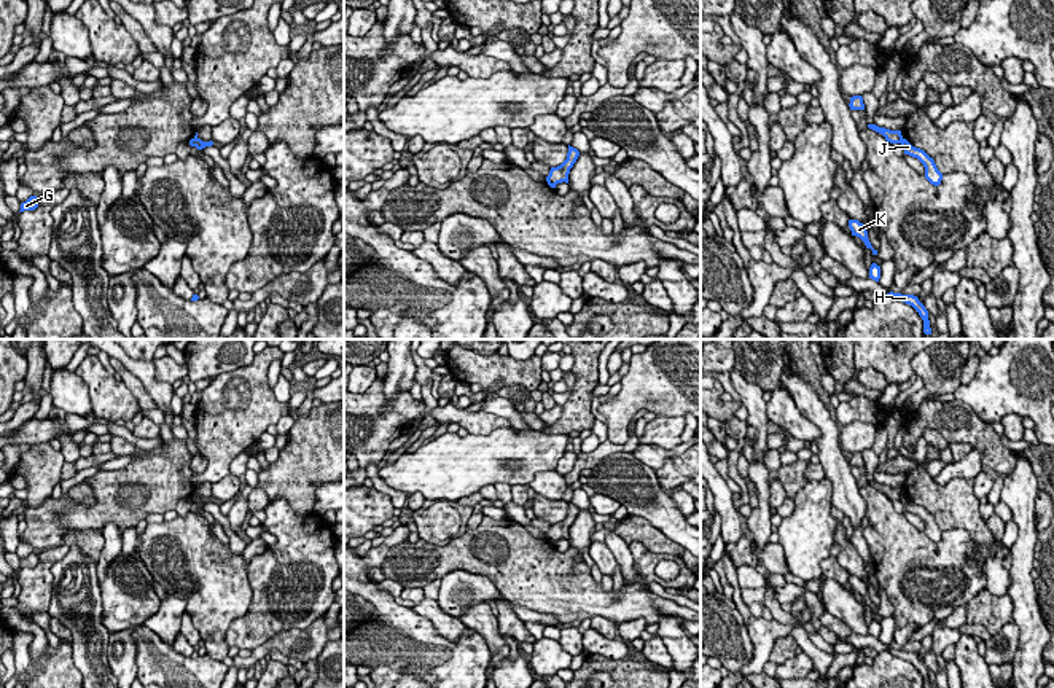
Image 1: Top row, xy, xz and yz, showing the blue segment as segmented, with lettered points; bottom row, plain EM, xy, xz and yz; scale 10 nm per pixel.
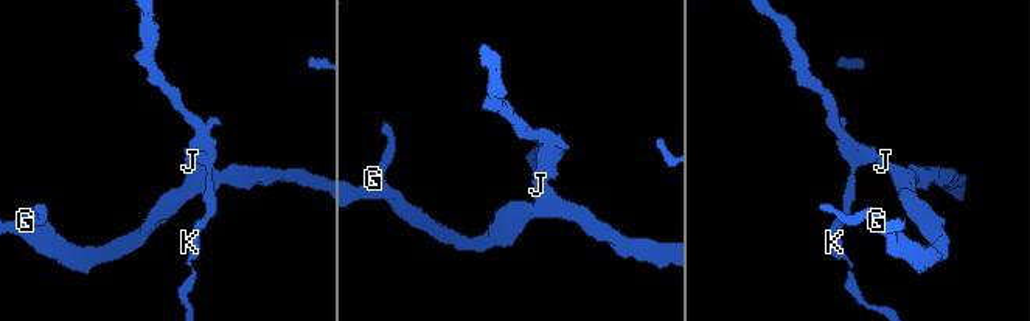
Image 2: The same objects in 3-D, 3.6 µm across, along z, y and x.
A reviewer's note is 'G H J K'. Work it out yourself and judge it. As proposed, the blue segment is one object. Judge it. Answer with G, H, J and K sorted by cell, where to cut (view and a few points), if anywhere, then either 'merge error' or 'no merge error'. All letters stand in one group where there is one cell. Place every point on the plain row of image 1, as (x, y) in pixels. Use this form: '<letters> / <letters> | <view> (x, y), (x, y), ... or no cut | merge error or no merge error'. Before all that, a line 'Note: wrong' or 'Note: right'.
Note: wrong
G J / H K | yz (901, 494), (898, 499) | merge error

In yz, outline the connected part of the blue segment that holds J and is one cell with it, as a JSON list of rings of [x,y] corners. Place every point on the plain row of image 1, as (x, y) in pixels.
[[[901,495],[900,500],[904,506],[904,511],[917,514],[923,521],[925,535],[935,543],[941,541],[943,530],[938,527],[933,514],[930,514],[923,506],[912,503],[906,495]]]

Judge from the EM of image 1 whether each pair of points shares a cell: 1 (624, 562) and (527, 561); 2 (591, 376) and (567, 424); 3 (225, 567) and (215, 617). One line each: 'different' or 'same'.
1: different
2: same
3: same

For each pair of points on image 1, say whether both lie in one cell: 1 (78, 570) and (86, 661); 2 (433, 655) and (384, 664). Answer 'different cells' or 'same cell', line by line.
1: same cell
2: same cell

